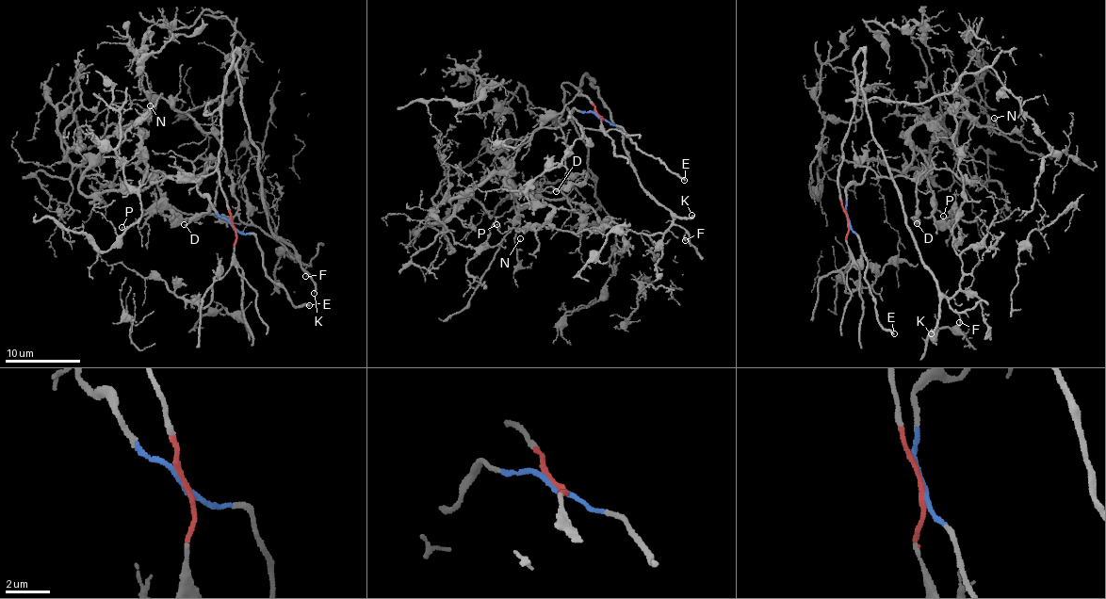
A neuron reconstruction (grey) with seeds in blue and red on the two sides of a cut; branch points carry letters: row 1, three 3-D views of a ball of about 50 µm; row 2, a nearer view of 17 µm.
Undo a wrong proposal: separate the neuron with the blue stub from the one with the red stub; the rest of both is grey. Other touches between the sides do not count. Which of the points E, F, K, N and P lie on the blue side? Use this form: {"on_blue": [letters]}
{"on_blue": ["E"]}

